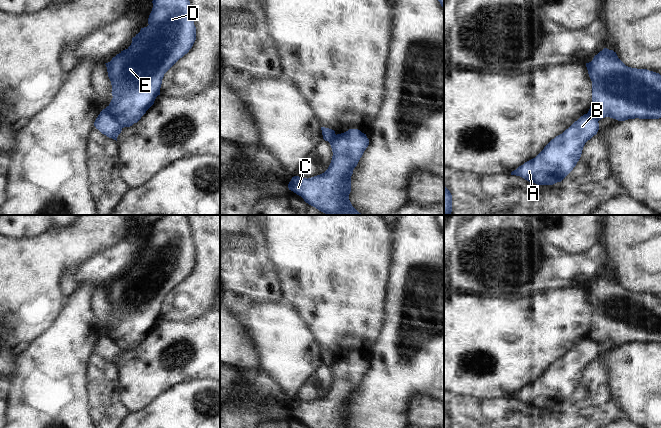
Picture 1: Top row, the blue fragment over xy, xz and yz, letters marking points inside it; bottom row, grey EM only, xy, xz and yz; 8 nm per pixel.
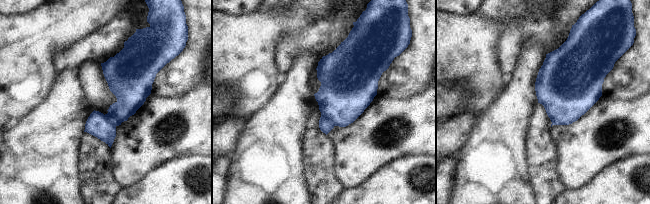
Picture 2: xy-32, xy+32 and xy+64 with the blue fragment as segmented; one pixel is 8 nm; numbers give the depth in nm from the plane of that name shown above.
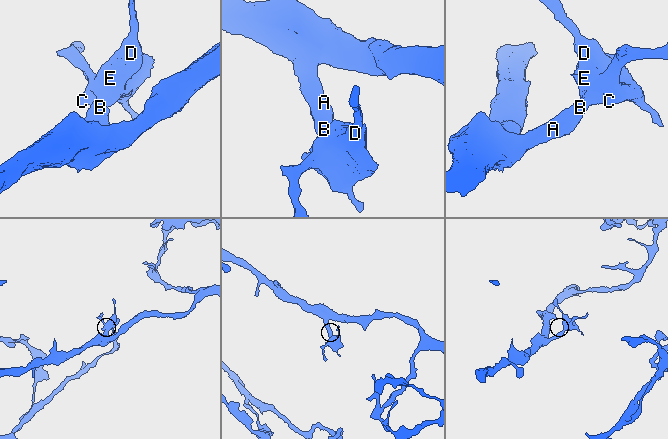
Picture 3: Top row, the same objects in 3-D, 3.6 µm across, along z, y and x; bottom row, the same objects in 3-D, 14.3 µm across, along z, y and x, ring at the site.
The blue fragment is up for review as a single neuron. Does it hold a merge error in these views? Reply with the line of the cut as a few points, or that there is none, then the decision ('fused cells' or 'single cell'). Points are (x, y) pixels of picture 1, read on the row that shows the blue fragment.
cut in xy along (103, 109), (122, 127); fused cells

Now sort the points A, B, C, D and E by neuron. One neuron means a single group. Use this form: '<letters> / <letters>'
A B / C D E

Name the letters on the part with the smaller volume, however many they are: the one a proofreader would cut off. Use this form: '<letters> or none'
C, D, E

